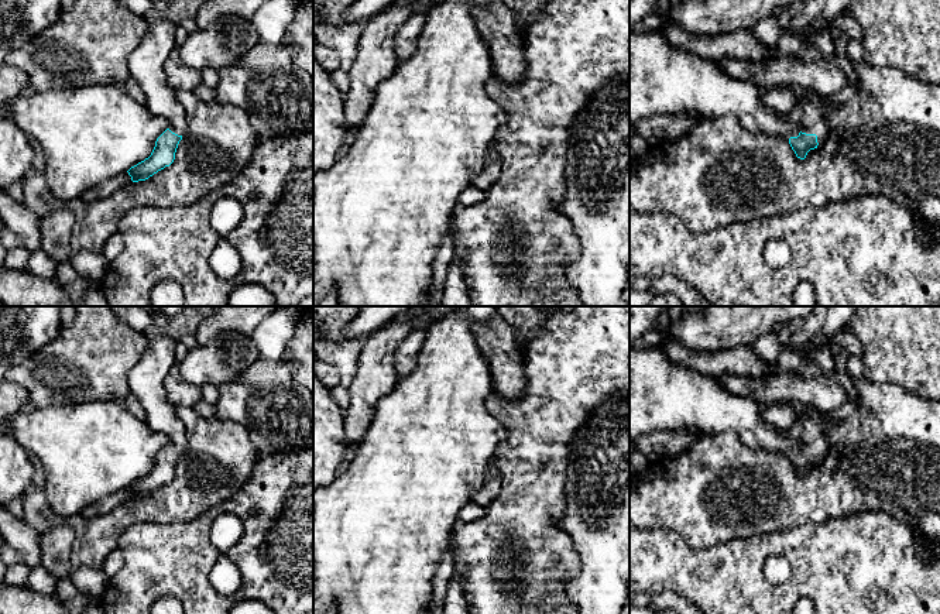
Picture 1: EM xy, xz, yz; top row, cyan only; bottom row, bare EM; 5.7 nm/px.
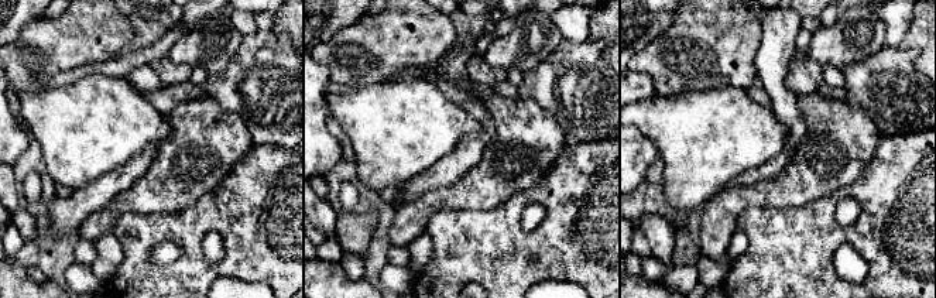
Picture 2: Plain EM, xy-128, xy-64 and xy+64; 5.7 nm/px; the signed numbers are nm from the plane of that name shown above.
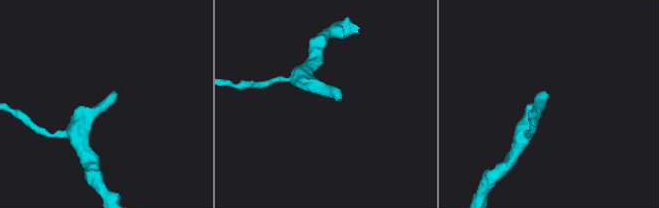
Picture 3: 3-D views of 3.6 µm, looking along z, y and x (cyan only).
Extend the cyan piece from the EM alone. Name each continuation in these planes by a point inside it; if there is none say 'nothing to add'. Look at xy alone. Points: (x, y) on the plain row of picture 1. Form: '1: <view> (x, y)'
1: xy (146, 380)

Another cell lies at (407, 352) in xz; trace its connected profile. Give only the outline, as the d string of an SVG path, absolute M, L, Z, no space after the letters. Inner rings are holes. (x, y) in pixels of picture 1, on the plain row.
M415 329L398 344L394 361L399 378L408 375L414 370L423 340L425 329Z

